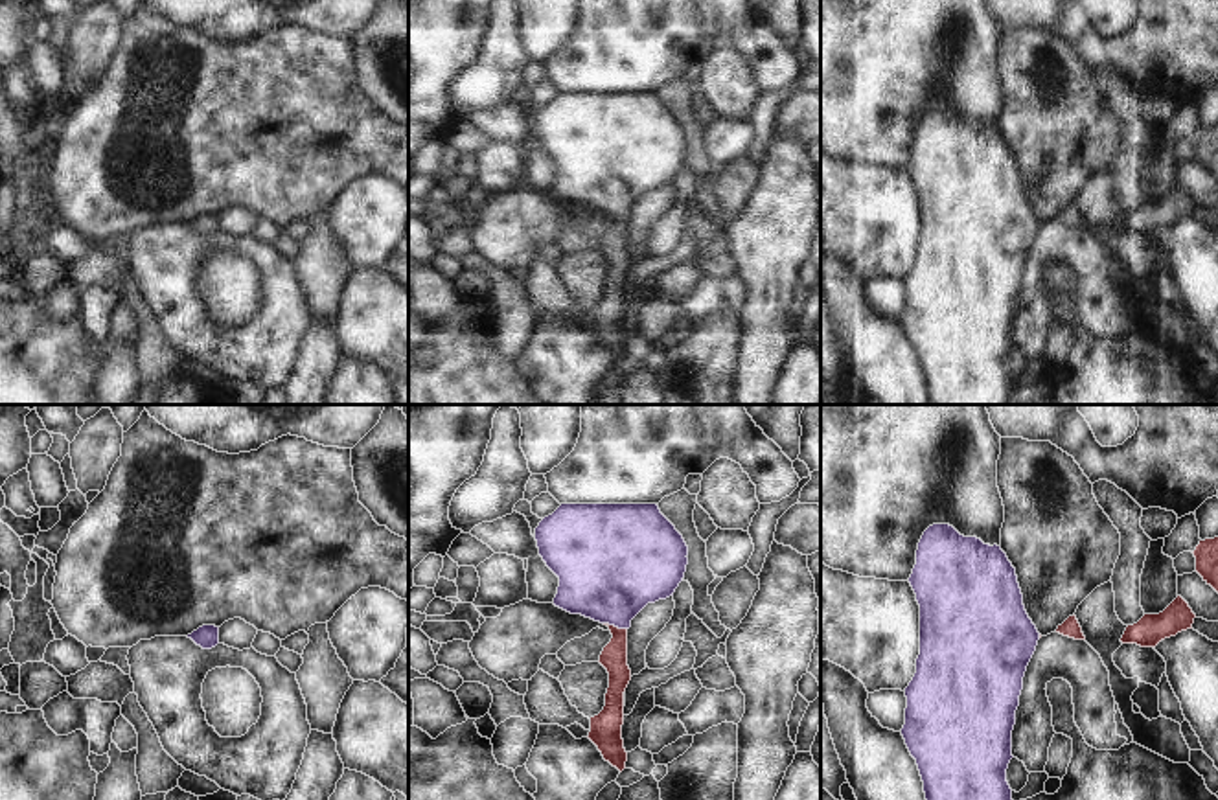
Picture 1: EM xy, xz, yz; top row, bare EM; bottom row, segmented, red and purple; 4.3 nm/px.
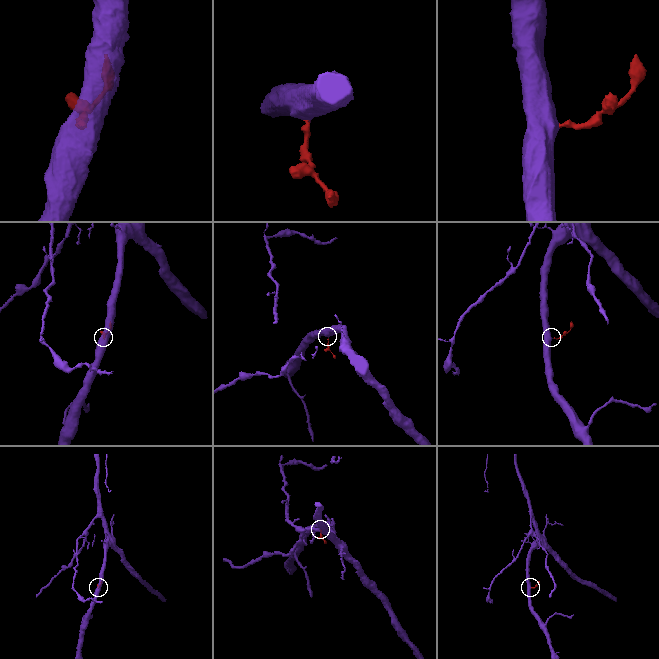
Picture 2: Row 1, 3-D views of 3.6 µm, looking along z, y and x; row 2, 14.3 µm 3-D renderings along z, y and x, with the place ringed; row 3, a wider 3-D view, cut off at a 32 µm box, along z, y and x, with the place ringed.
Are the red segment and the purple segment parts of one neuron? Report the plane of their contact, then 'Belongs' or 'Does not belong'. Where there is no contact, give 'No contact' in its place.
Touches red in xz. Belongs.

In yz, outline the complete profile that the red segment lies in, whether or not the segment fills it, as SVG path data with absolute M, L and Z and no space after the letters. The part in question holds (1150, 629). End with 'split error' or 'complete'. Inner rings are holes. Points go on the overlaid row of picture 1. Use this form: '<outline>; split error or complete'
M1178 596L1163 612L1144 614L1137 623L1128 625L1120 642L1155 647L1161 640L1192 629L1194 618L1189 603Z; complete

